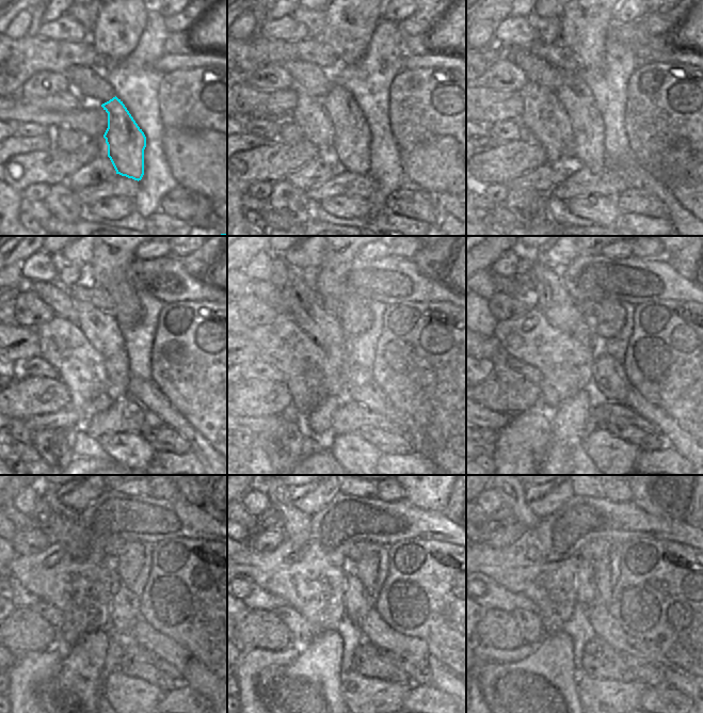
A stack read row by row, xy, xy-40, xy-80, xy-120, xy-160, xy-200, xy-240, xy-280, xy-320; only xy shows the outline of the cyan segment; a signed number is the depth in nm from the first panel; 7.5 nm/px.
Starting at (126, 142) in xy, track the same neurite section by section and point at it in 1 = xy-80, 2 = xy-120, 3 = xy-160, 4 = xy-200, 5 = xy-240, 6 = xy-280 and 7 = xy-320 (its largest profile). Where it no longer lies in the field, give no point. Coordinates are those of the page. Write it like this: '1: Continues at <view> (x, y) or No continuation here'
1: Continues at xy-80 (588, 127)
2: Continues at xy-120 (99, 329)
3: Continues at xy-160 (310, 312)
4: Continues at xy-200 (560, 311)
5: Continues at xy-240 (66, 529)
6: Continues at xy-280 (296, 524)
7: Continues at xy-320 (513, 496)

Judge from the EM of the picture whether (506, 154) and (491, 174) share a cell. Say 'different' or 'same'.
same

